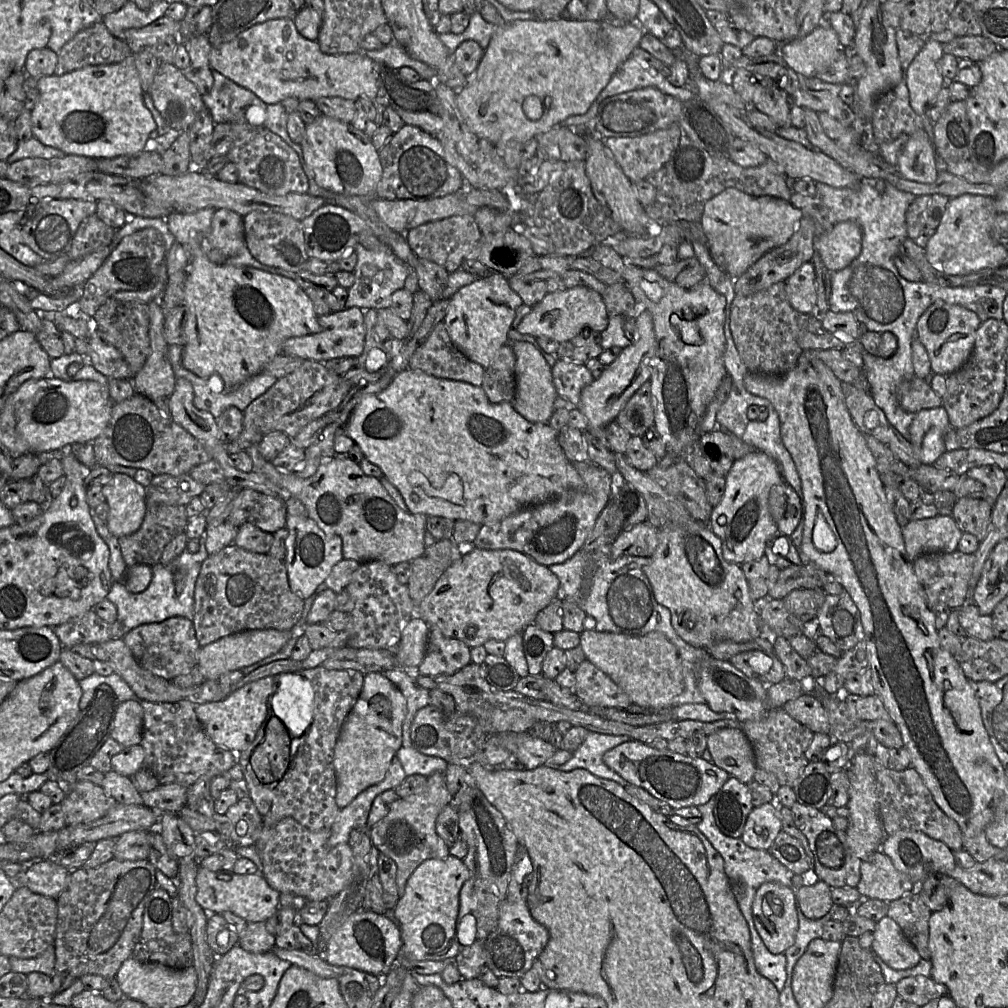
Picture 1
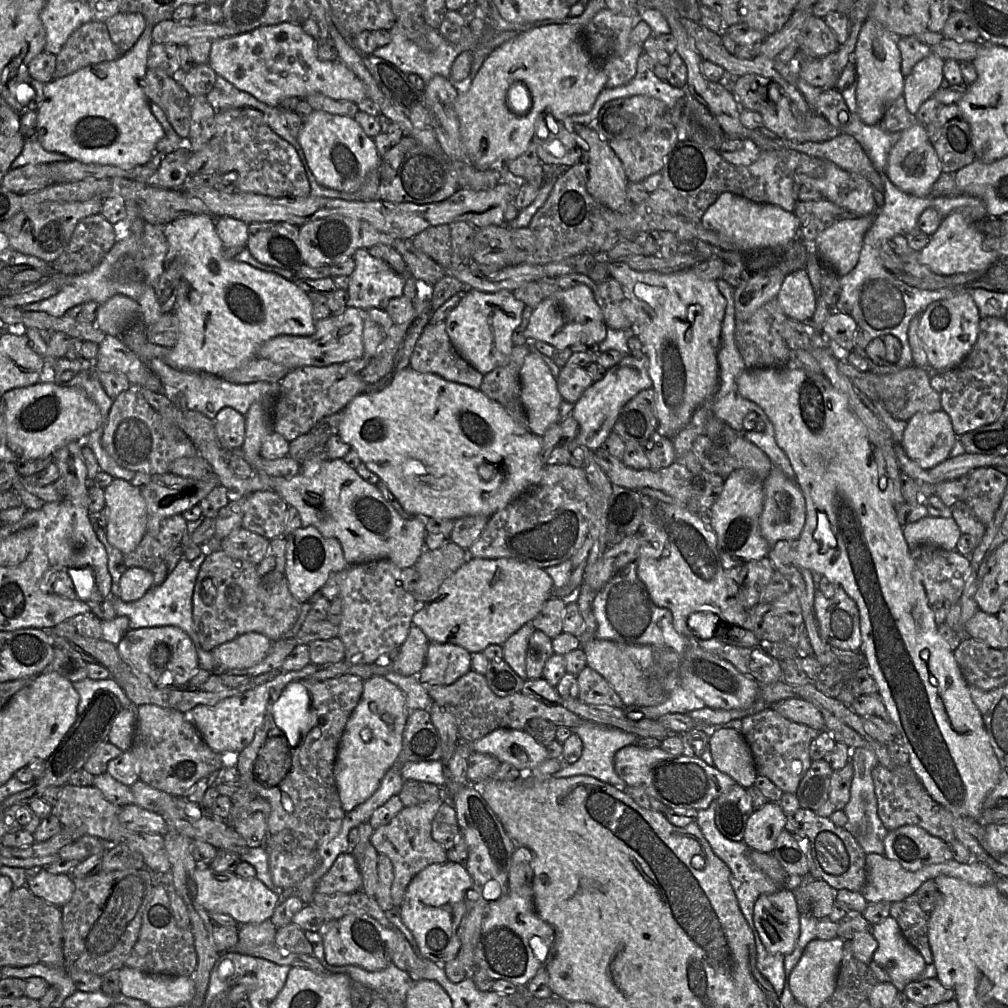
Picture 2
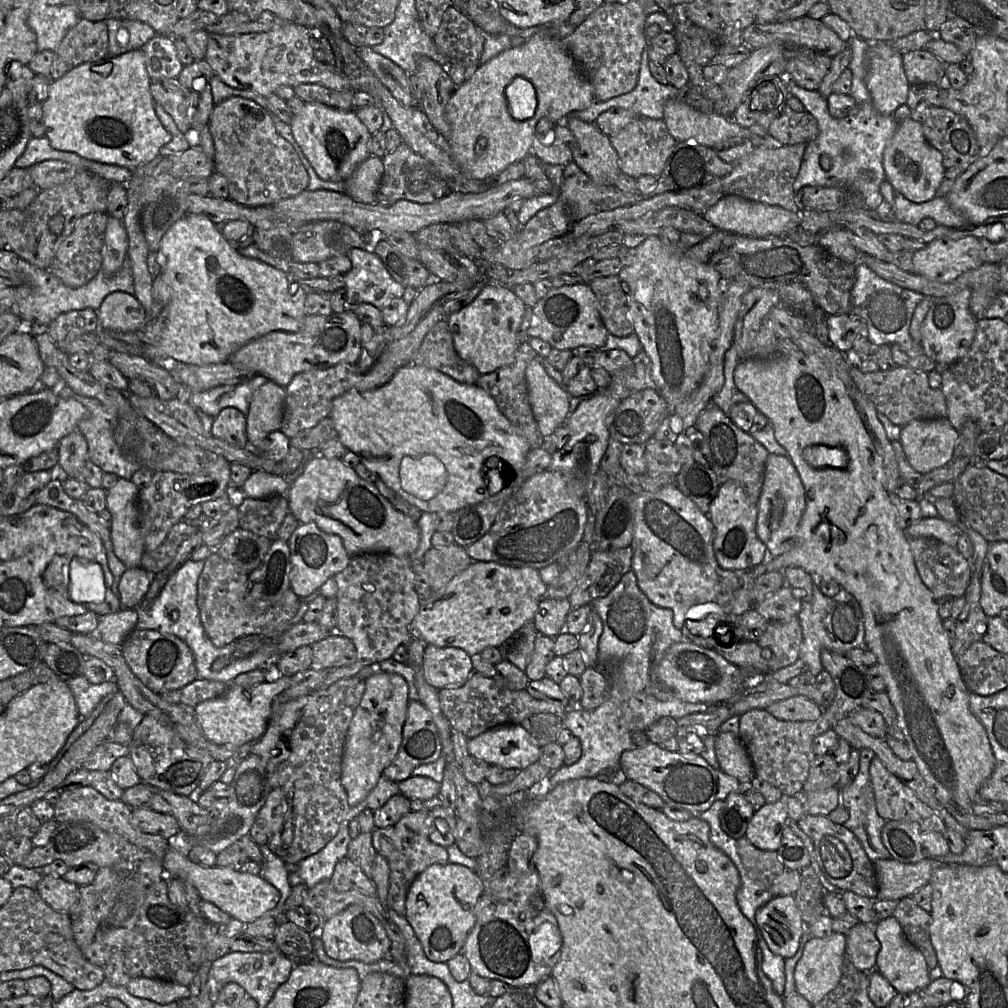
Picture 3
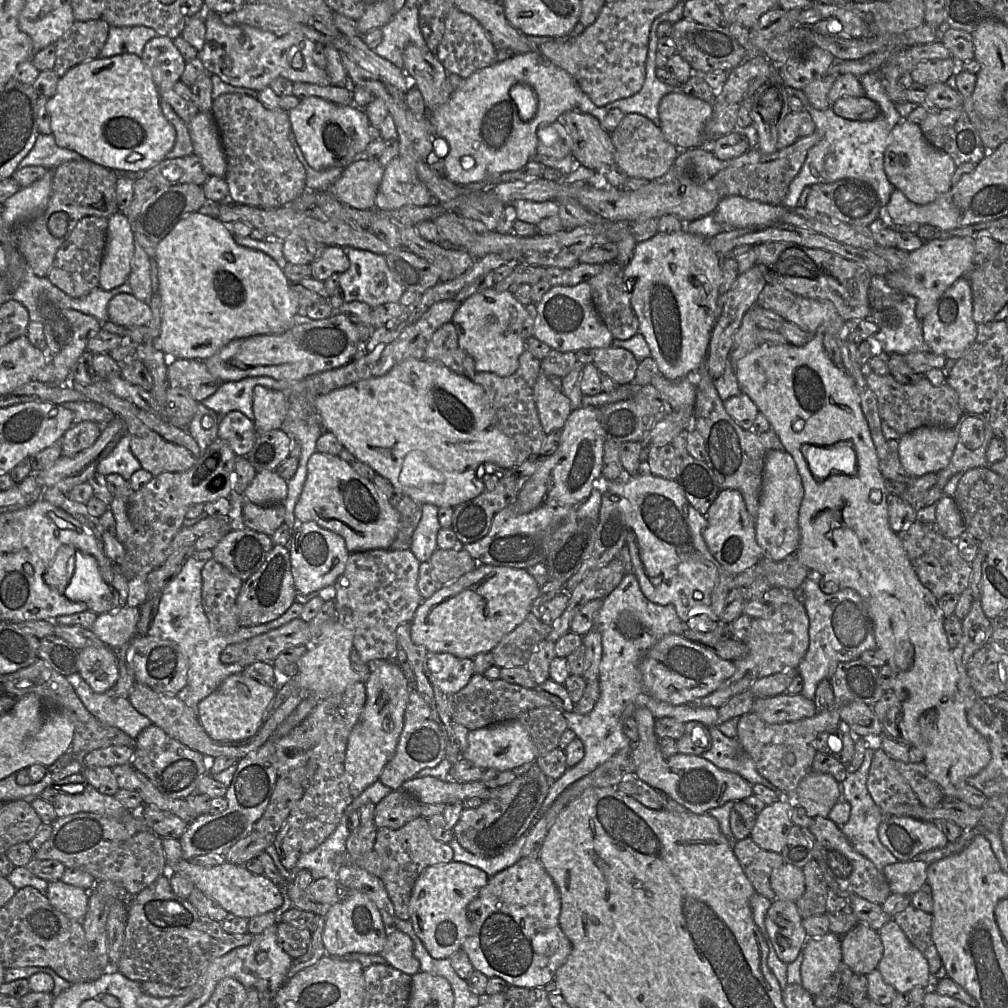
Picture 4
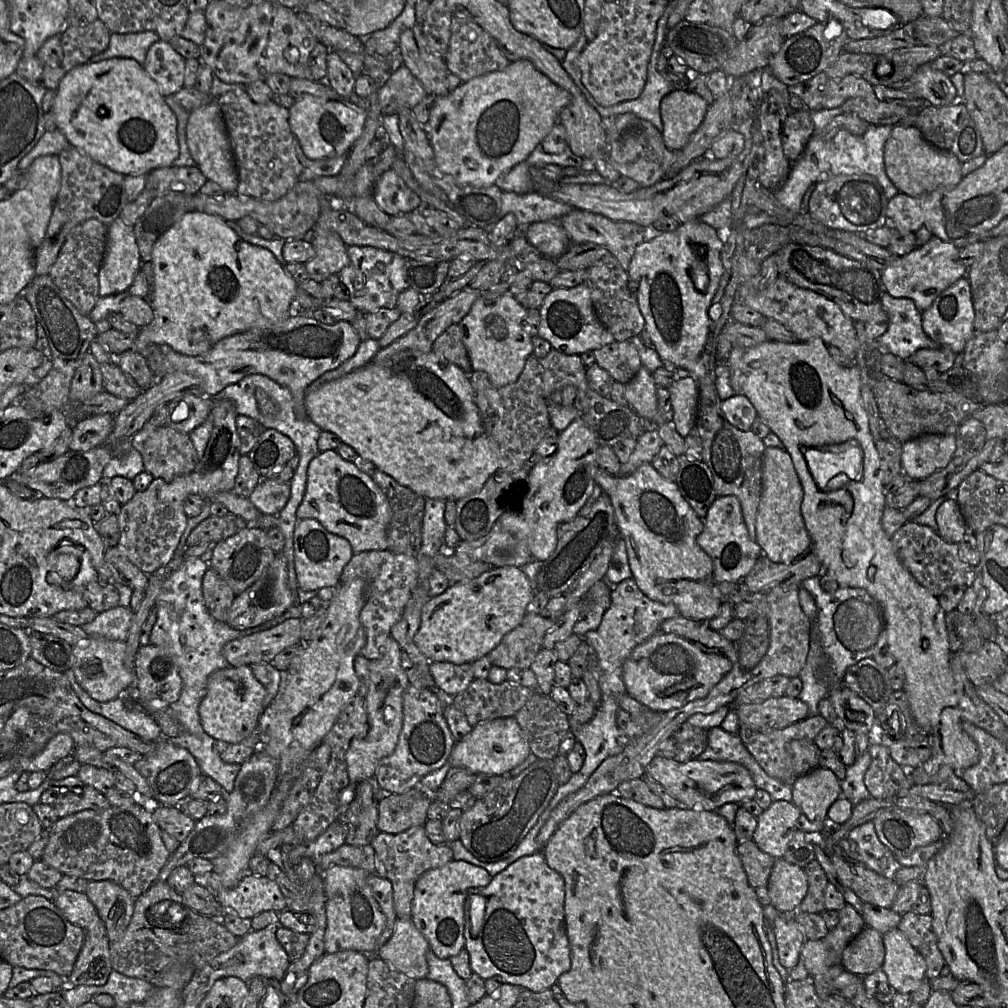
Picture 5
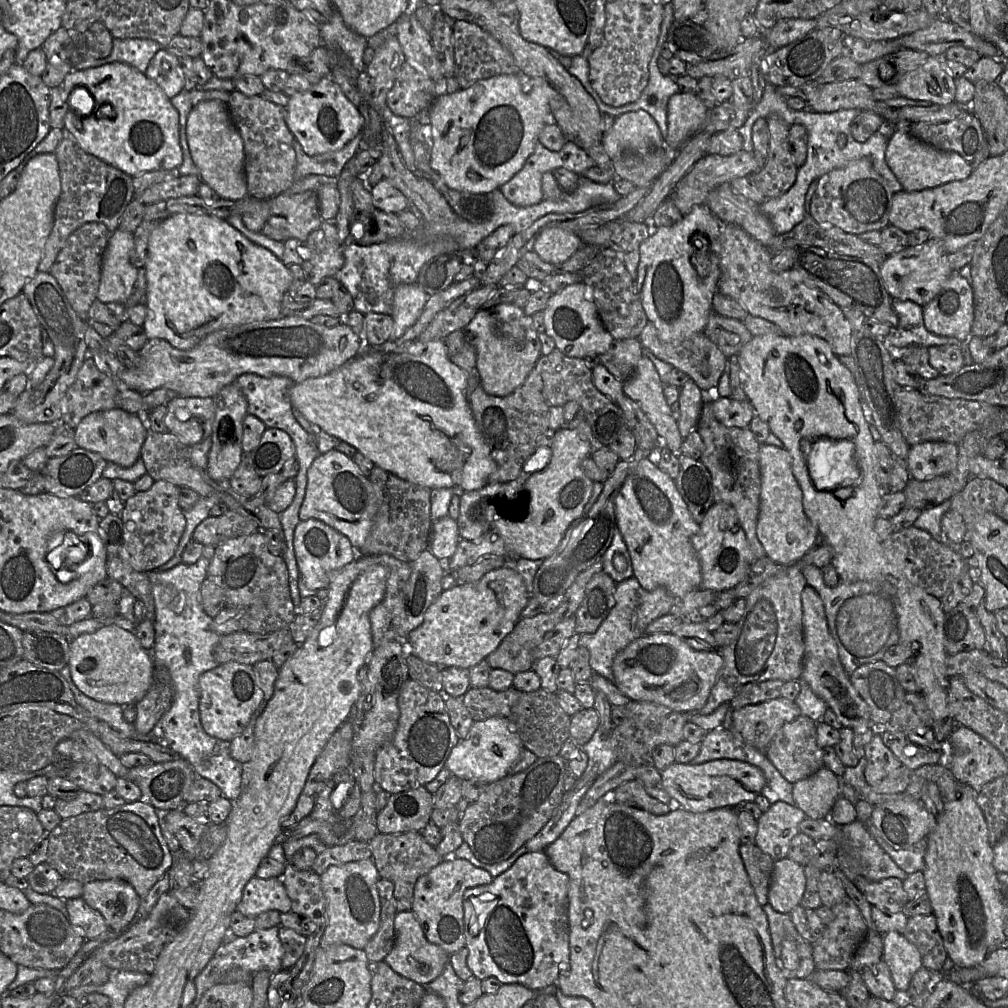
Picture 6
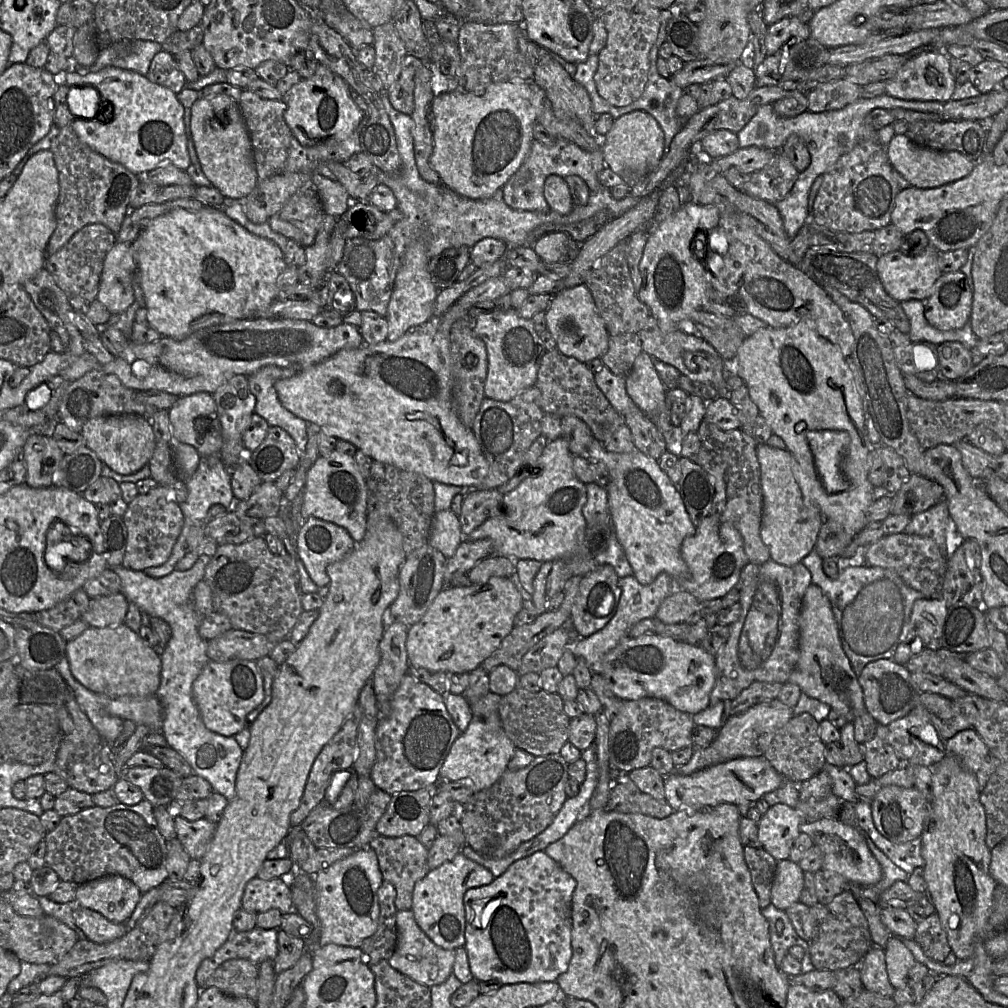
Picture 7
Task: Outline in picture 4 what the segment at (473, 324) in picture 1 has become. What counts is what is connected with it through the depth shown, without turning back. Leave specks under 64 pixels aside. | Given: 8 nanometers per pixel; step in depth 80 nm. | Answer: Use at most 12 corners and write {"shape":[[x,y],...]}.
{"shape":[[485,289],[452,317],[476,372],[512,375],[526,306]]}

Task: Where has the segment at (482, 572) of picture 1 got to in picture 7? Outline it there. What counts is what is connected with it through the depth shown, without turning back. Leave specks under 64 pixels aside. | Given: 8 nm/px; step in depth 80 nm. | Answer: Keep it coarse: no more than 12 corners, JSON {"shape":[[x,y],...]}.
{"shape":[[507,577],[445,586],[408,628],[409,665],[470,673],[523,601]]}

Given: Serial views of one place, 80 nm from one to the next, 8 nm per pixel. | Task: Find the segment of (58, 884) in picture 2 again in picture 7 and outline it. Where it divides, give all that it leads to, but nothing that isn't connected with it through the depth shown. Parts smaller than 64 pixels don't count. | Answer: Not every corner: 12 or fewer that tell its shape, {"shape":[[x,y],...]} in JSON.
{"shape":[[74,905],[74,920],[85,938],[107,943],[124,936],[125,923]]}

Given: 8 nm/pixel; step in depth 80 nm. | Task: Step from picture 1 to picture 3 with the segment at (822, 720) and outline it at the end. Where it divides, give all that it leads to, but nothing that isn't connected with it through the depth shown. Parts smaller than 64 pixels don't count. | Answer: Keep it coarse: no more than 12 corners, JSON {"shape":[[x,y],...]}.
{"shape":[[802,695],[766,710],[784,721],[815,721],[820,706]]}

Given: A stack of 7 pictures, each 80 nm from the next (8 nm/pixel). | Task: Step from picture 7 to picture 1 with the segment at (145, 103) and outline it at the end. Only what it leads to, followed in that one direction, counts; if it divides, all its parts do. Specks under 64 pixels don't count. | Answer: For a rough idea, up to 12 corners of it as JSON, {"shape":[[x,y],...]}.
{"shape":[[134,54],[37,81],[33,137],[134,155],[156,123]]}

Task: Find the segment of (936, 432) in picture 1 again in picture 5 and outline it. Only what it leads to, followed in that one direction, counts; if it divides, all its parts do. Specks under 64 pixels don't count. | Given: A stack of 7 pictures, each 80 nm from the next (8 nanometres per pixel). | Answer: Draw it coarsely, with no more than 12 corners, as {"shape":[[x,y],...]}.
{"shape":[[926,434],[901,444],[902,472],[924,480],[956,450],[955,435]]}

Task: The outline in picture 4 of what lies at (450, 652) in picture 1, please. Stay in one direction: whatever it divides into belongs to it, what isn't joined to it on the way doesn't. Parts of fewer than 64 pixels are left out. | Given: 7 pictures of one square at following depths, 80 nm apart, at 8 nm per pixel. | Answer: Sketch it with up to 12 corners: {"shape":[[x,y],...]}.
{"shape":[[428,652],[434,683],[445,695],[474,675],[472,658]]}

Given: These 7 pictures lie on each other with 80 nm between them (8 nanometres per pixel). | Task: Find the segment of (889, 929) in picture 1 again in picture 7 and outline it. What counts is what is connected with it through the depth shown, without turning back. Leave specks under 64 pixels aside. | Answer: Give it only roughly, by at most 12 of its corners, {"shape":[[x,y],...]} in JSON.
{"shape":[[892,935],[885,948],[889,981],[907,985],[916,963],[902,939]]}

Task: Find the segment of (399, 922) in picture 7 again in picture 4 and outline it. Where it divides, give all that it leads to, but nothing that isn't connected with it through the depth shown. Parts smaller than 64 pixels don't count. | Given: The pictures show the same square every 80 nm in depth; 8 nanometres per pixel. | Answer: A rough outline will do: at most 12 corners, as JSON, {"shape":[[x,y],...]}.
{"shape":[[398,929],[388,933],[380,955],[410,976],[420,971],[412,939]]}

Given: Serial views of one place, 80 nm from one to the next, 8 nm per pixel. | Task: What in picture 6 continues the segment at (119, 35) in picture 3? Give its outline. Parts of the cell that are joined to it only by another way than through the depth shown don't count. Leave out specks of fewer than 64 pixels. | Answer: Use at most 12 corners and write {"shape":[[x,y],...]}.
{"shape":[[113,38],[106,58],[74,70],[121,62],[145,74],[161,45],[151,39]]}

